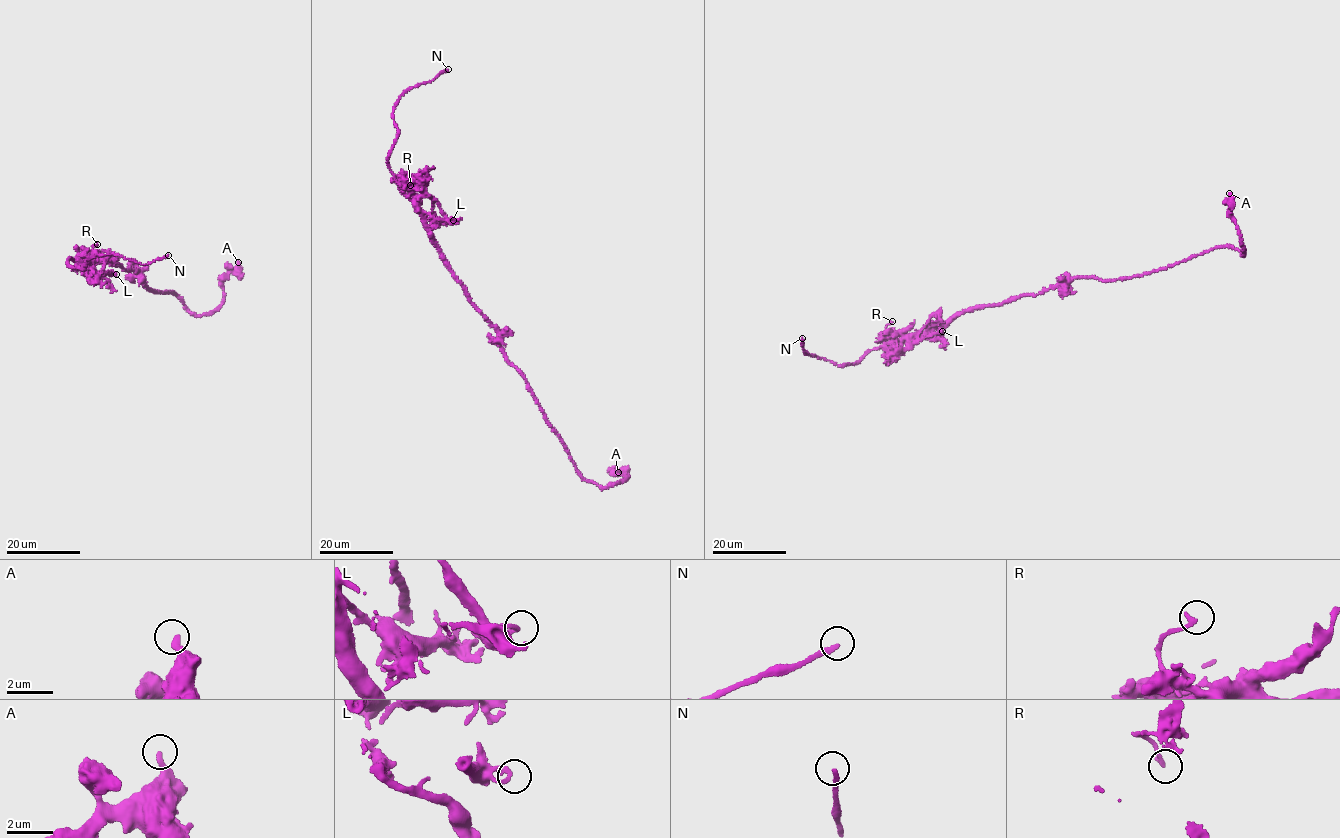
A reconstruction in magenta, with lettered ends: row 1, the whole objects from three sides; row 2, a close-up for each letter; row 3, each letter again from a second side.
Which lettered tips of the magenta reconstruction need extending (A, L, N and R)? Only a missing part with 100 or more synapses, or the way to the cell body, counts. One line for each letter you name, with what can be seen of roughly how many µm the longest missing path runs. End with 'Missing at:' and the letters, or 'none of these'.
N: 20 µm
Missing at: N

